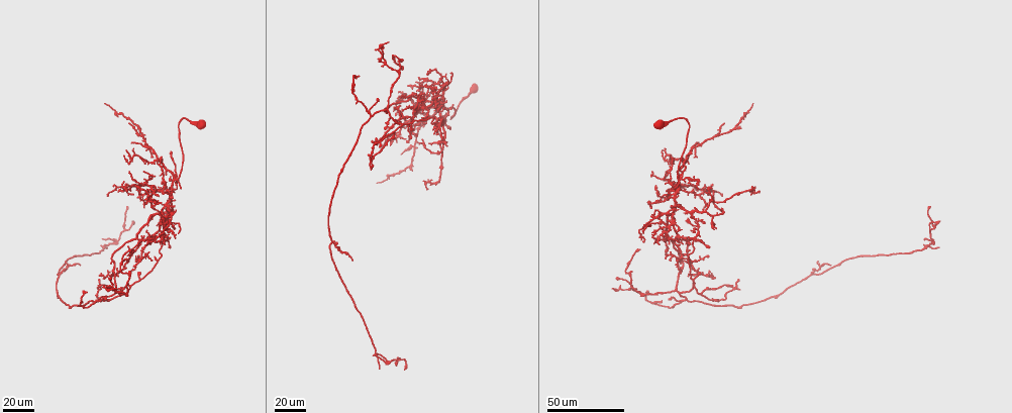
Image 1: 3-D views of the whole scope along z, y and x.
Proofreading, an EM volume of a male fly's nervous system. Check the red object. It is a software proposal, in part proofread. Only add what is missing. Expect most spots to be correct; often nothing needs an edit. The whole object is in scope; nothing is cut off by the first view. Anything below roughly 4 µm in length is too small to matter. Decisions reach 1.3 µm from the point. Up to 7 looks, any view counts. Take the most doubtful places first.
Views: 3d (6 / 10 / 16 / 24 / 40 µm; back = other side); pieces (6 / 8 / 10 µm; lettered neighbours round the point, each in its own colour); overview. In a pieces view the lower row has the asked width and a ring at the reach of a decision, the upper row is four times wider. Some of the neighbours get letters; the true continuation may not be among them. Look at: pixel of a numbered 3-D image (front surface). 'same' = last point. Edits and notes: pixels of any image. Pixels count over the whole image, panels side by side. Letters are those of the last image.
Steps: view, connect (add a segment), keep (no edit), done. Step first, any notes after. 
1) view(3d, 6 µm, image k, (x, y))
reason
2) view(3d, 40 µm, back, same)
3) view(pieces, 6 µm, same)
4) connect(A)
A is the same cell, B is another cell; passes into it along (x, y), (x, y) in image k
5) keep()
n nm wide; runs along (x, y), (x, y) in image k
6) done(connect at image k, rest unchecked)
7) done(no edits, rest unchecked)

view(3d, 40 µm, image 1, (675, 164))
an open end

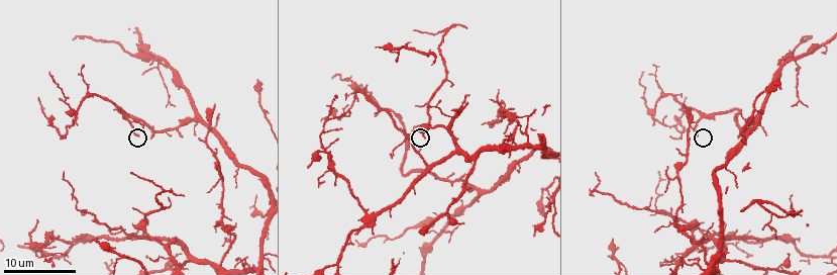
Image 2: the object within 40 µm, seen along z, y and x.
view(3d, 6 µm, image 2, (136, 136))
closer look

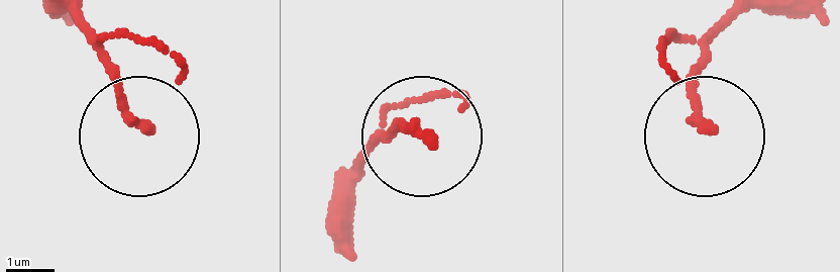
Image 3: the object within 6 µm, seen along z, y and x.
view(pieces, 10 µm, image 3, (709, 127))
what lies round it

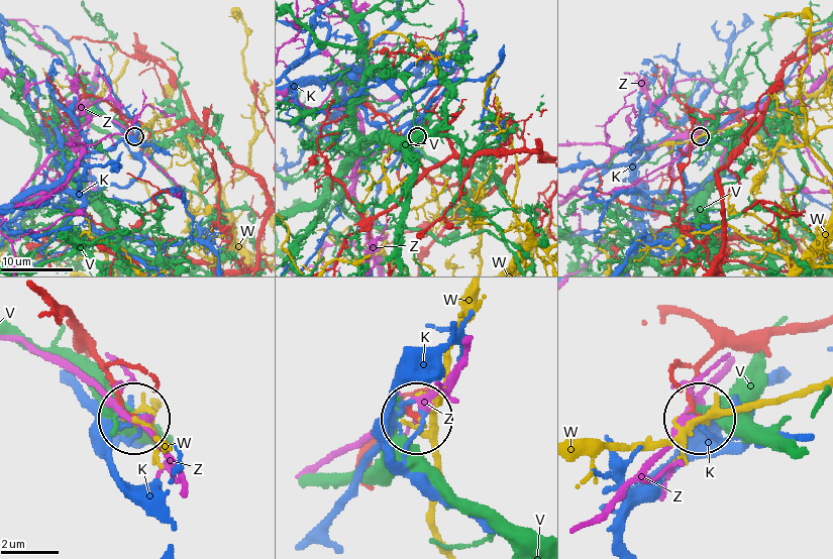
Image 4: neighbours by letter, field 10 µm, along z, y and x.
keep()
K, V, W and Z are other cells; none of them fits

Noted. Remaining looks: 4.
view(3d, 24 µm, image 1, (102, 239))
branch stops here

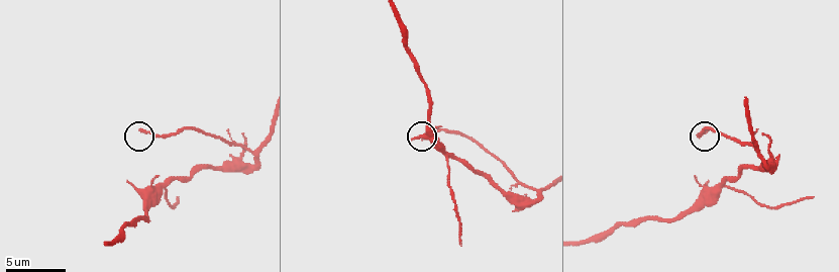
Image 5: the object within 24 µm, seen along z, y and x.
view(pieces, 6 µm, image 5, (139, 130))

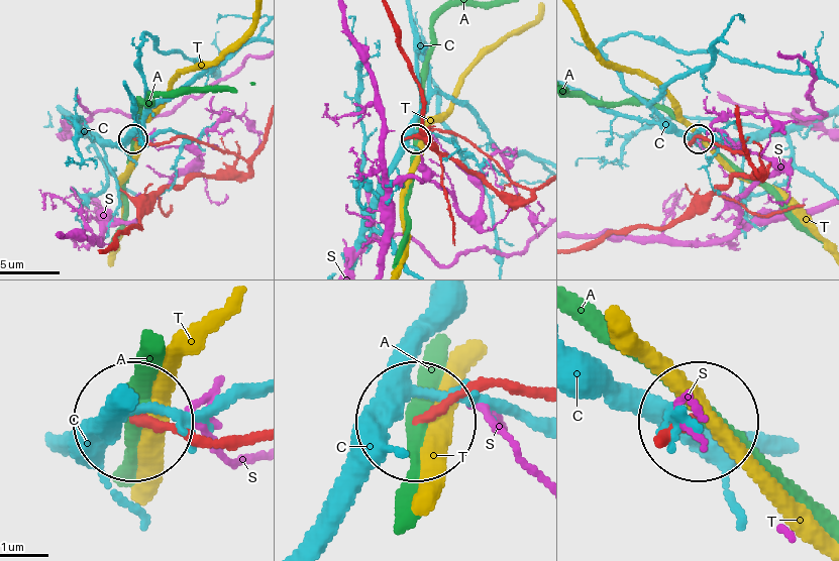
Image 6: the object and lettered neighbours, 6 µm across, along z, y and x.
keep()
A, C, S and T are other cells; runs along (532, 396), (484, 379), (415, 416) in image 6; none of them fits

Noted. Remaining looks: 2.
view(3d, 40 µm, image 1, (107, 195))
an open end

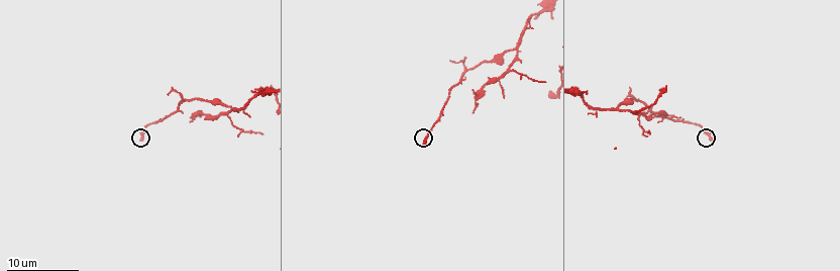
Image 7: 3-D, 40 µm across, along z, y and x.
view(pieces, 8 µm, image 7, (709, 138))

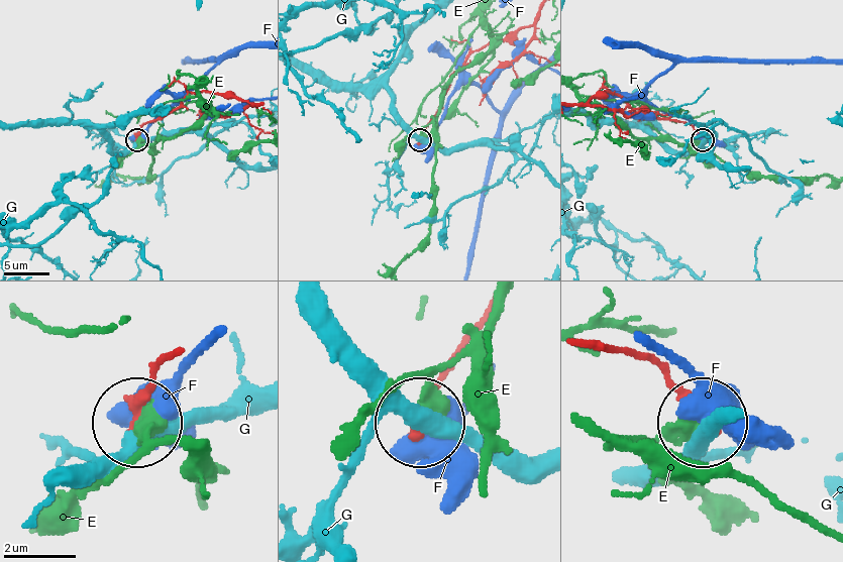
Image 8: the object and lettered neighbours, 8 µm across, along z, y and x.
keep()
E, F and G are other cells; runs along (178, 350), (153, 374), (141, 417) in image 8; no lettered segment goes on from it

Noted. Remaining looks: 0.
done(no edits, rest unchecked)

